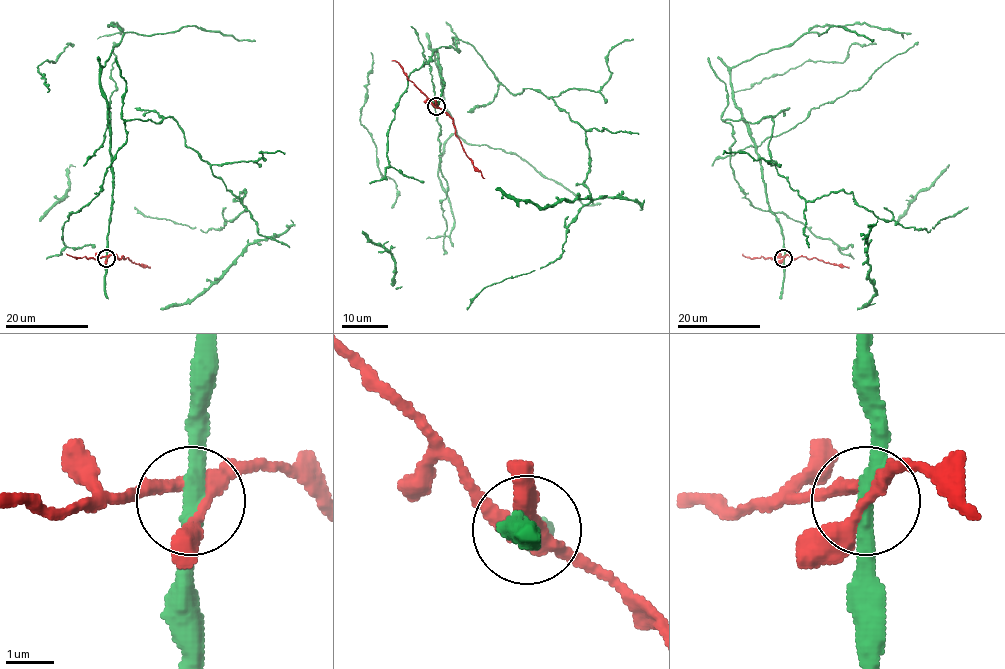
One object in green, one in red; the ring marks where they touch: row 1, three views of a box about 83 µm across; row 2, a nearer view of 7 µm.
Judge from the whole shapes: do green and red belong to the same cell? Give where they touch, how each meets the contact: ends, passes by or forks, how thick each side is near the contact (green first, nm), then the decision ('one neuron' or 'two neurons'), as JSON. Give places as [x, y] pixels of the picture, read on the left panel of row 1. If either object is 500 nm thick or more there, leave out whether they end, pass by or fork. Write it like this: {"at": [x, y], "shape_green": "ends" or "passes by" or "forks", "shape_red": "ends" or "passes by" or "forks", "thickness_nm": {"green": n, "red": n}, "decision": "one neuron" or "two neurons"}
{"at": [106, 258], "shape_green": "passes by", "shape_red": "forks", "thickness_nm": {"green": 340, "red": 280}, "decision": "two neurons"}

